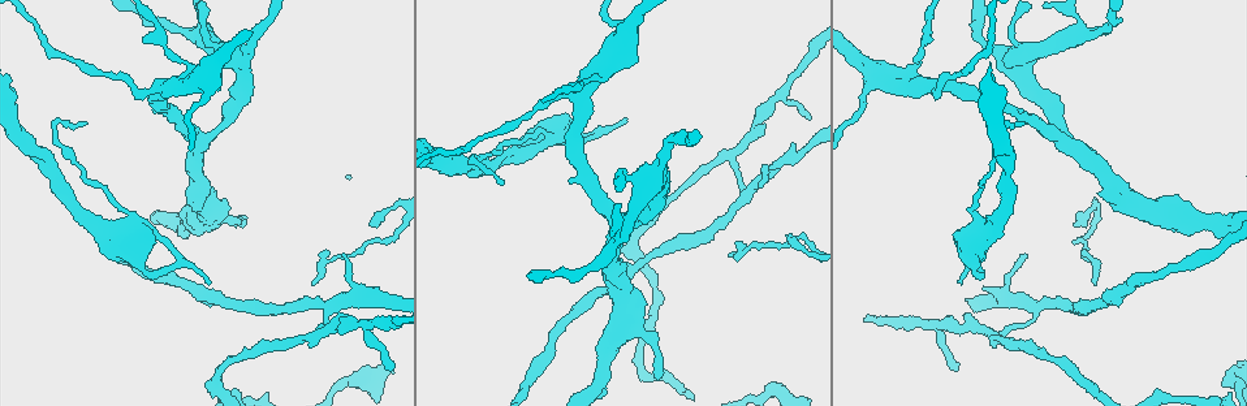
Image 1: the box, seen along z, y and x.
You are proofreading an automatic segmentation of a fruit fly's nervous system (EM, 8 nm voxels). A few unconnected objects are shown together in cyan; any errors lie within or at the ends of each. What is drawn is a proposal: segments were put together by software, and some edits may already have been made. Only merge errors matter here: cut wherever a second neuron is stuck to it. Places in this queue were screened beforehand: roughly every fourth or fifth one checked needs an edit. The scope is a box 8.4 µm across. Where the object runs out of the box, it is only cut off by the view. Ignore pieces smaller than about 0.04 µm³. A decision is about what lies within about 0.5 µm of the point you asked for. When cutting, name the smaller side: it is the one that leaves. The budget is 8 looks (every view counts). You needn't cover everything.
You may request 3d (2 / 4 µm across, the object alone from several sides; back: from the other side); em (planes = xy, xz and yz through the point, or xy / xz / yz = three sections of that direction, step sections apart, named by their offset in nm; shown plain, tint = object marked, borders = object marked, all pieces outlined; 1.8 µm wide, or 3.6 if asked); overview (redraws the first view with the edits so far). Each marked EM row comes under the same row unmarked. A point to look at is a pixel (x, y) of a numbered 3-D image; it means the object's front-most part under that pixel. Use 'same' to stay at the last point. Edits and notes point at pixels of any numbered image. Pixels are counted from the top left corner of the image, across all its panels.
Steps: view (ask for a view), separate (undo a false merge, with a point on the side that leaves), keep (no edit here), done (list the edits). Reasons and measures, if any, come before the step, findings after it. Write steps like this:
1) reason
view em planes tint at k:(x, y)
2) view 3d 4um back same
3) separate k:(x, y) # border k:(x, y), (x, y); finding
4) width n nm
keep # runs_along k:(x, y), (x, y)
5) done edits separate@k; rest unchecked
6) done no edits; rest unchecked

closes a loop
view 3d 4um back at 1:(170, 245)

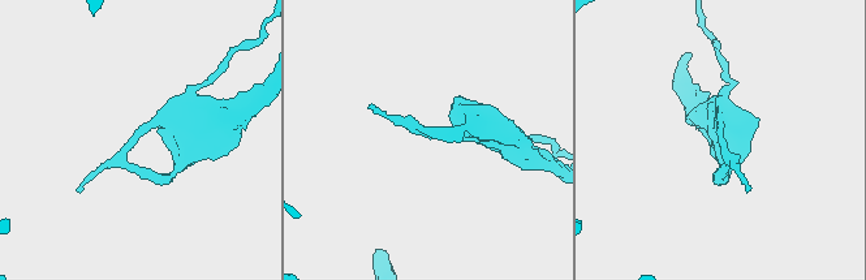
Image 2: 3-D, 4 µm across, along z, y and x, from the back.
shape alone is not enough
view em planes tint at 2:(135, 139)

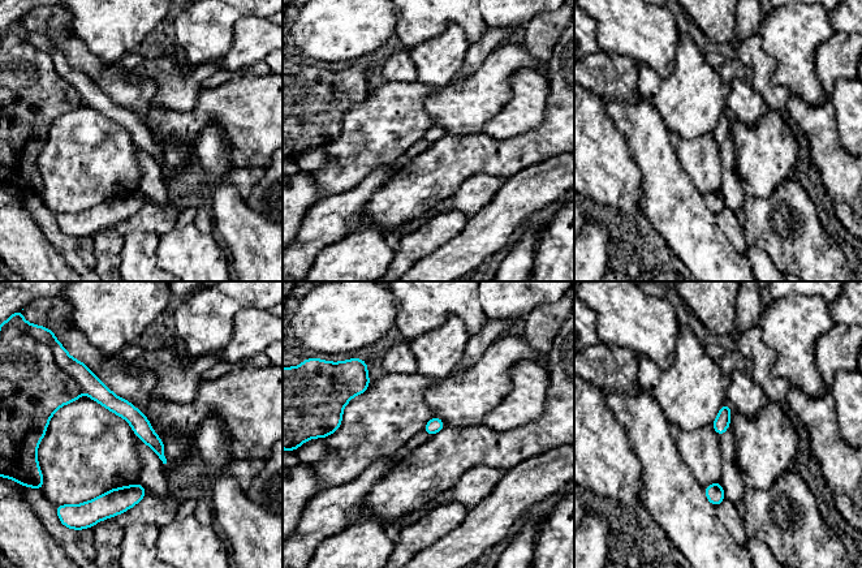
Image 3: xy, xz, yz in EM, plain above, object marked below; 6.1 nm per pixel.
keep # runs_along 3:(64, 400), (94, 388), (160, 454); continuous, no second neuron

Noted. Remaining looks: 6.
view em xy step 8 tint at 1:(741, 197)

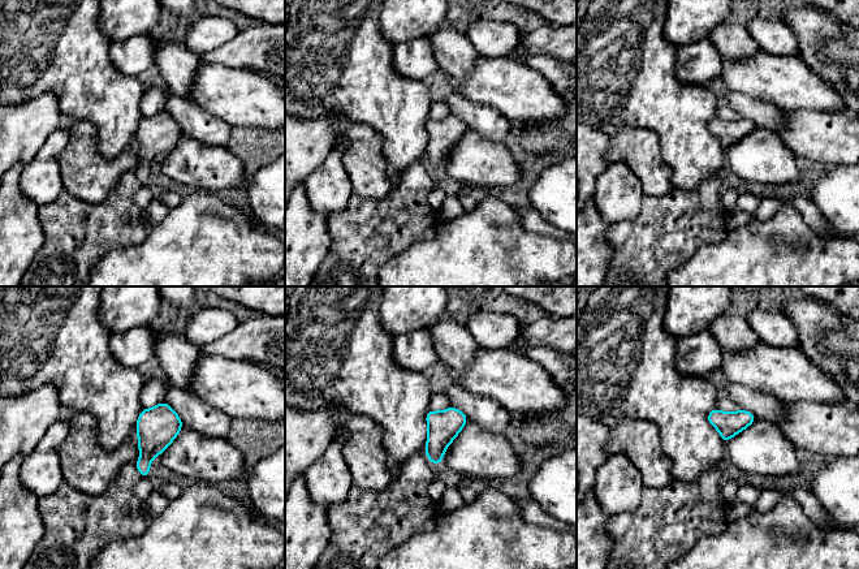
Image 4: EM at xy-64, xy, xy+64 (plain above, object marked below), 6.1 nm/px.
cut it another way
view em yz step 16 tint same

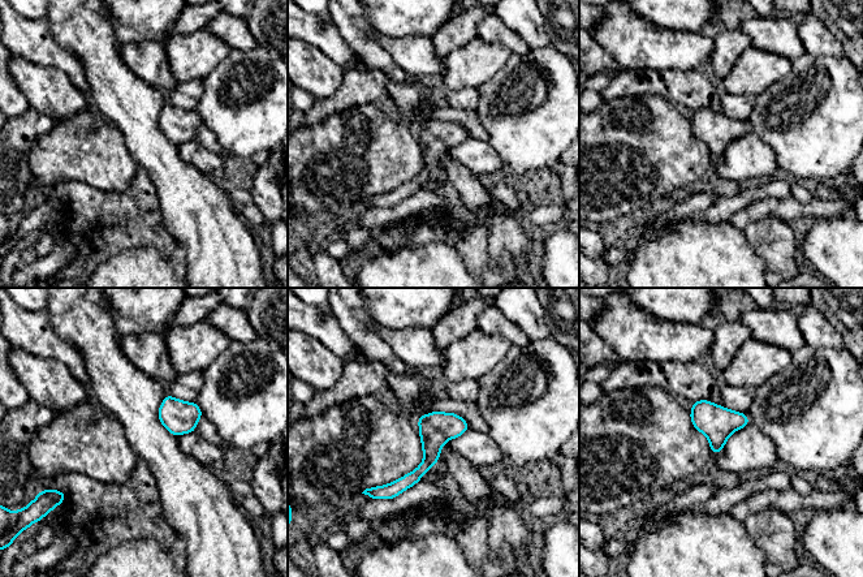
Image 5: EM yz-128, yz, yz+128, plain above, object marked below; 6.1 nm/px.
keep # continuous, no second neuron

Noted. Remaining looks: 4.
three-way junction
view em yz step 4 tint at 1:(1019, 66)

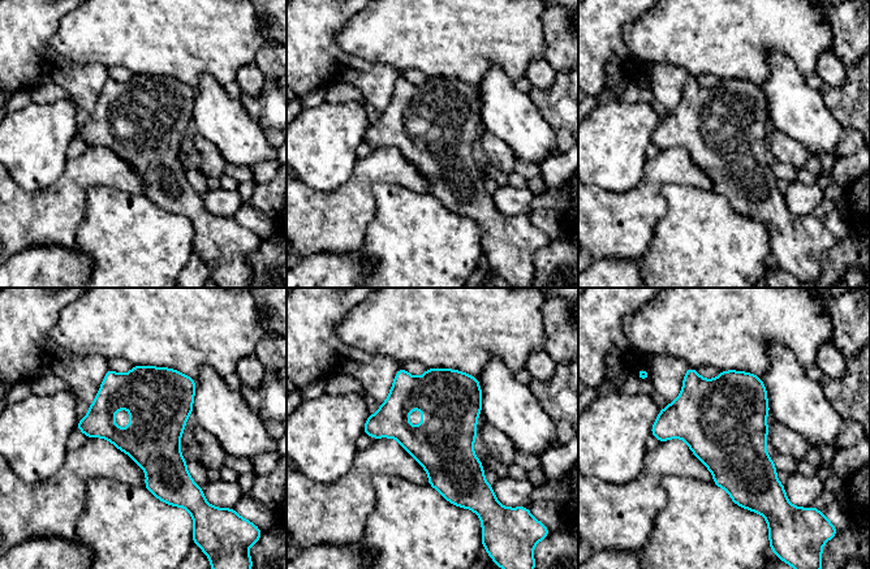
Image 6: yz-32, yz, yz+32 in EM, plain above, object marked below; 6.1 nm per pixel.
another direction
view em planes borders same

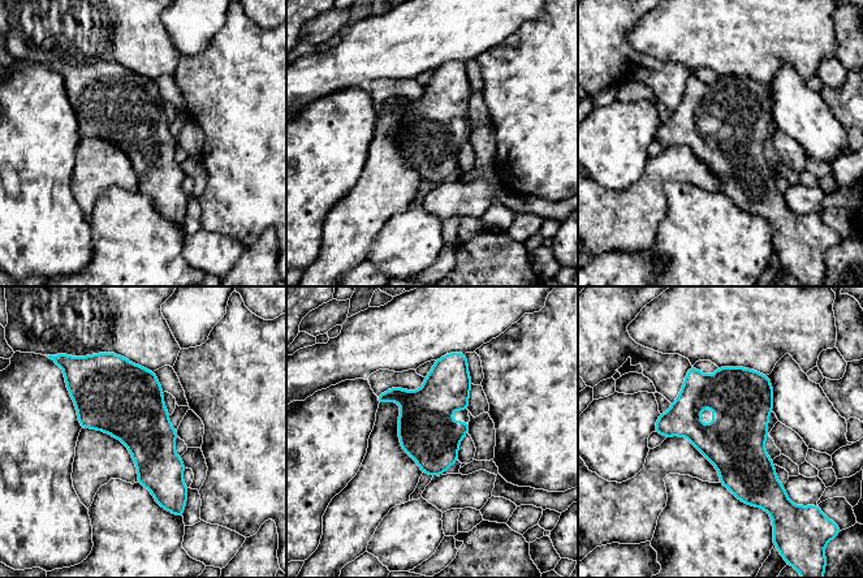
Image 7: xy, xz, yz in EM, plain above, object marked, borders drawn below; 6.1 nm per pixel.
keep # all the same neuron

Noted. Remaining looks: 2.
done no edits; rest unchecked

